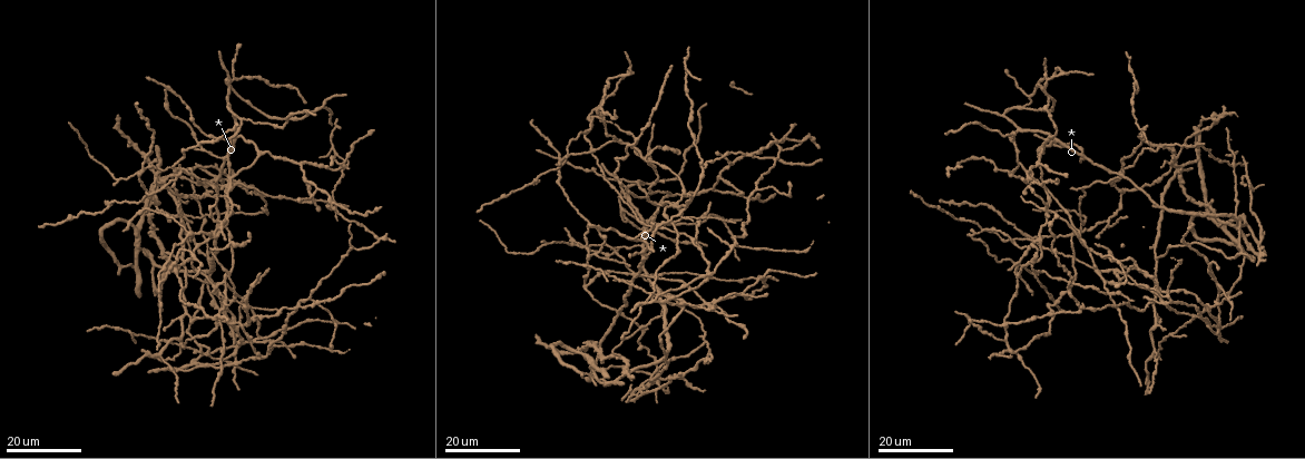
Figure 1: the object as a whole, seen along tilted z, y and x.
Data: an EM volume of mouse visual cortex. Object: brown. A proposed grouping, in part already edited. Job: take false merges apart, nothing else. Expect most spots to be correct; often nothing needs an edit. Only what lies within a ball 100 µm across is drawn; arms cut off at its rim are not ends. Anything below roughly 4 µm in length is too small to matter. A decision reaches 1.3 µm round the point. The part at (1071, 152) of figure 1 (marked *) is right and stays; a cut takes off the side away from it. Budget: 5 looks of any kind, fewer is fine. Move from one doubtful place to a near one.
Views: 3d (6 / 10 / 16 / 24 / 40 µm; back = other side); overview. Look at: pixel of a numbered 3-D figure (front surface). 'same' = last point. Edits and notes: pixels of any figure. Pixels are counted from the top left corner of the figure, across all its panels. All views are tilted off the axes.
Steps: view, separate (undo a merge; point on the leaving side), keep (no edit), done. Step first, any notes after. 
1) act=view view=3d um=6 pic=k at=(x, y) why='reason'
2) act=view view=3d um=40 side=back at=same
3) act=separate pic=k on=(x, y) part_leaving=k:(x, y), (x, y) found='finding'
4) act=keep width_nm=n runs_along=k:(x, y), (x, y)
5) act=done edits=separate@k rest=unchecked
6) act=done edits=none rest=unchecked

act=view view=3d um=16 pic=1 at=(595, 255) why='three arms meet'

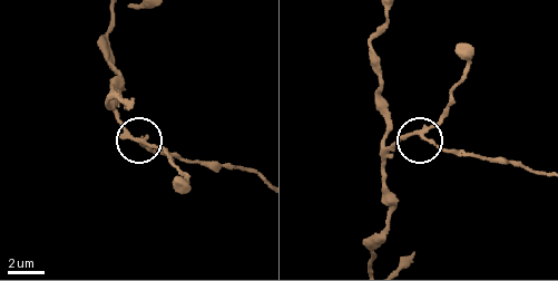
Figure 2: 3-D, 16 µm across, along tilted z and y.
act=view view=3d um=6 pic=2 at=(423, 131)

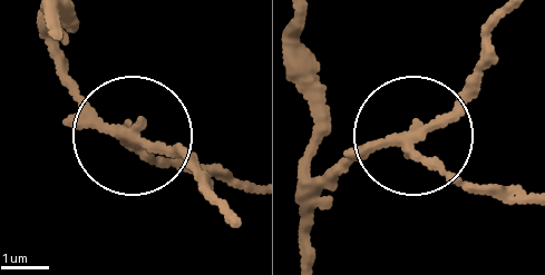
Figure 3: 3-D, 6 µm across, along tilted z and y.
act=separate pic=3 on=(476, 189) width_nm=210 found='a second neuron is stuck on'

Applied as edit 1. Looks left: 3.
act=view view=overview

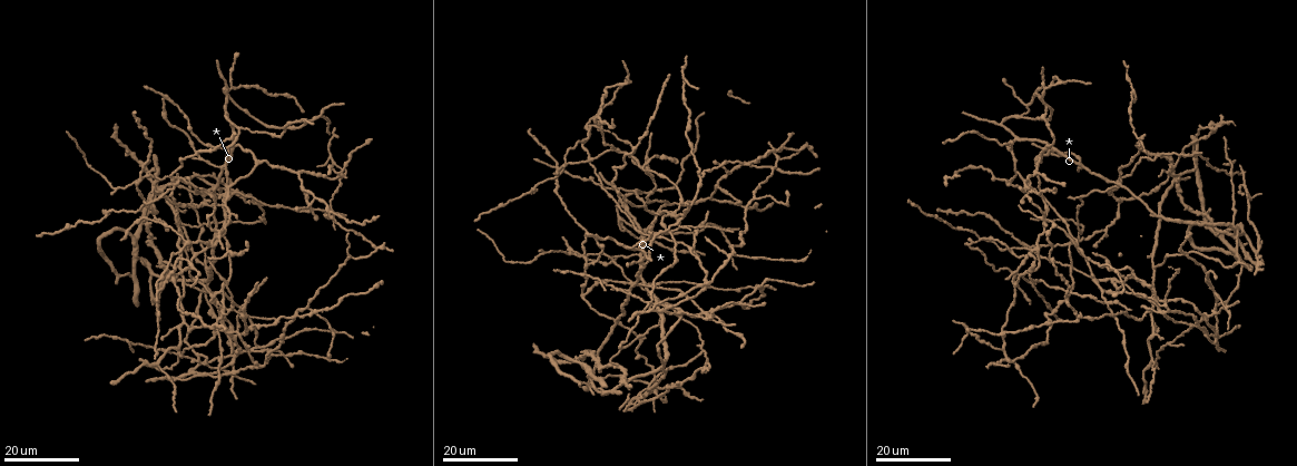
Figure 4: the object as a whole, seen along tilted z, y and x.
act=view view=3d um=24 pic=4 at=(204, 203)

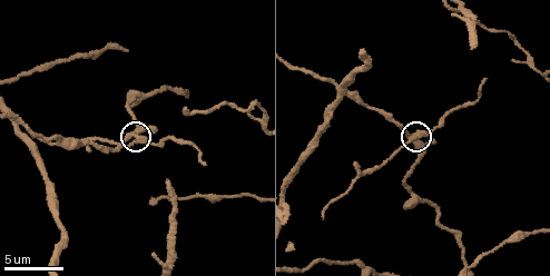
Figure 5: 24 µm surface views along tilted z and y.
act=view view=3d um=6 pic=5 at=(414, 138)

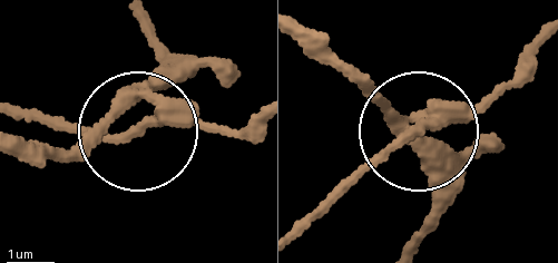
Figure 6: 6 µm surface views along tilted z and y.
act=separate pic=6 on=(242, 128) arms=4 part_leaving=6:(449, 123), (408, 126), (305, 211) found='two neurons meet here'

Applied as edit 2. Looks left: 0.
act=done edits=separate@3,separate@6 rest=unchecked

